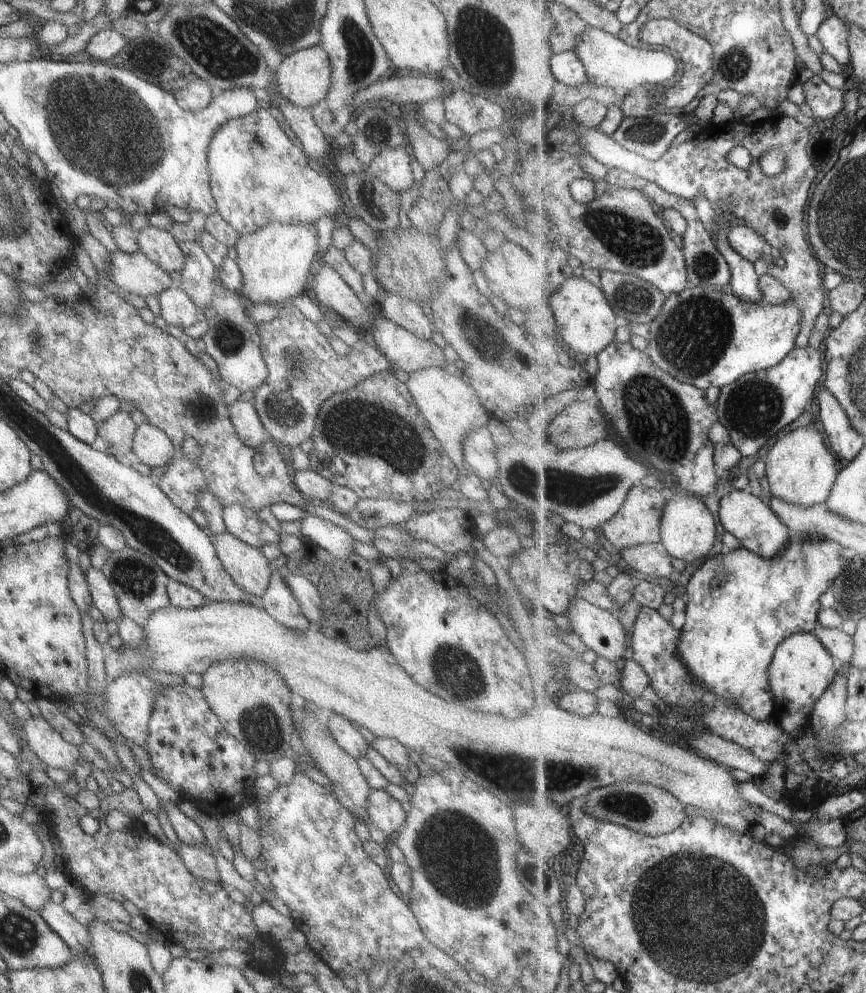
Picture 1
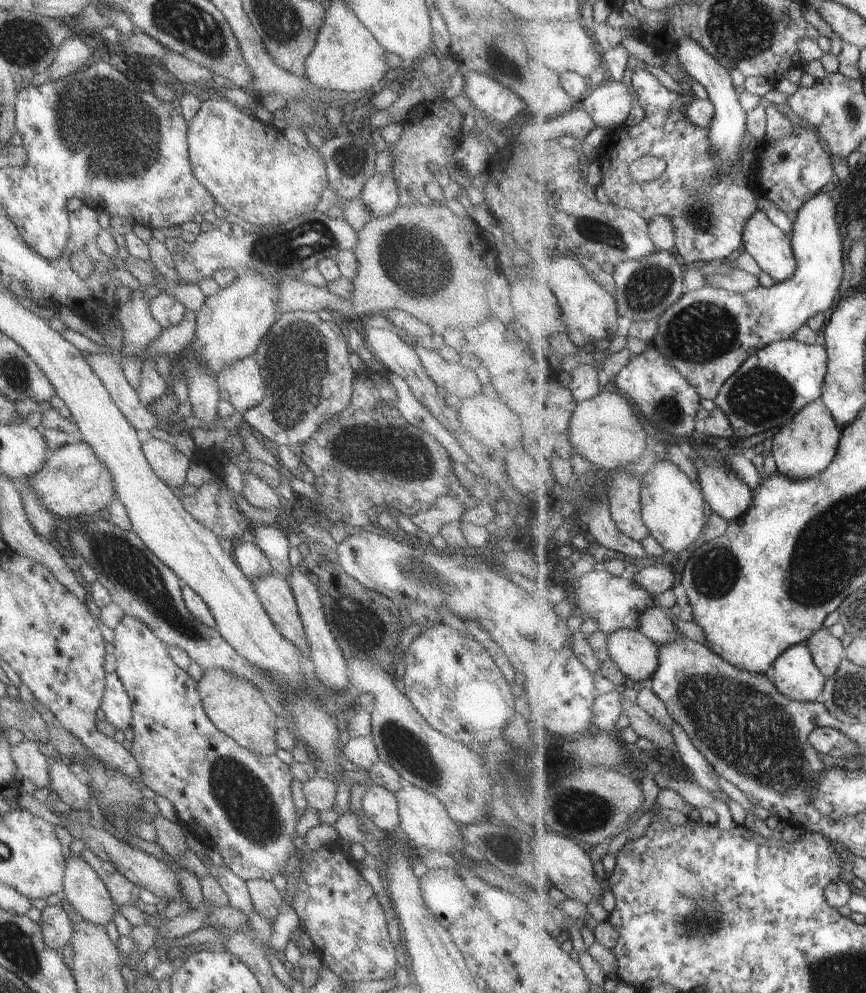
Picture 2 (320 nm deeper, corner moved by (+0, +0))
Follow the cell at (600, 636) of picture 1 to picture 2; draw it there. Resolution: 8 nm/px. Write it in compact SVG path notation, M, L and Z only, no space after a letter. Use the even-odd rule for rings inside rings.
M623 628L613 632L607 649L610 659L632 681L651 680L660 668L659 646L639 630Z

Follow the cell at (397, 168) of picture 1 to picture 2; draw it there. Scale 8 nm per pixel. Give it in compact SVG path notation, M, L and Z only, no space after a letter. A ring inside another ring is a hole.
M375 172L363 183L359 196L373 219L387 216L398 205L398 194L391 172Z

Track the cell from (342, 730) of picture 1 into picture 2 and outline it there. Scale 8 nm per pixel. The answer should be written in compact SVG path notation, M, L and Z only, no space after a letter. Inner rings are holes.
M295 567L288 570L284 579L293 595L294 603L296 604L296 609L298 610L298 615L304 630L308 644L308 658L313 662L313 676L317 677L319 682L329 690L335 689L336 691L340 691L344 689L347 687L348 682L345 677L345 660L342 657L342 652L338 644L334 641L333 634L329 630L328 622L325 622L319 591Z

